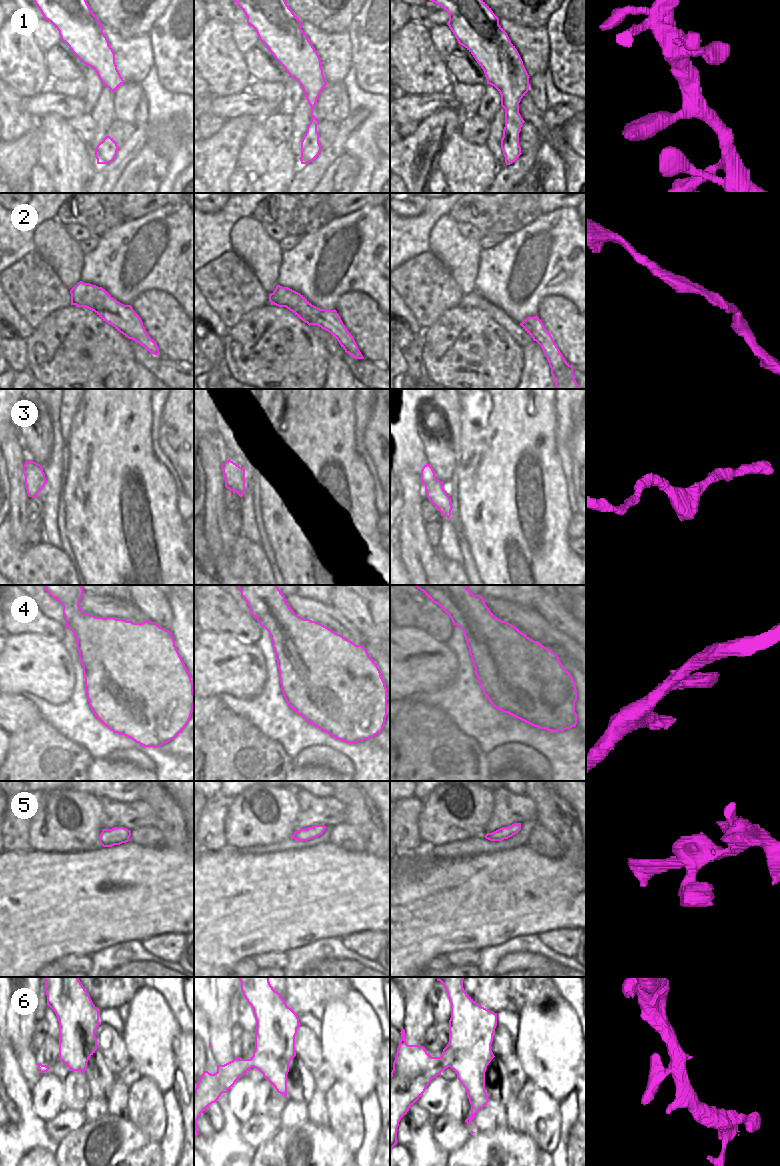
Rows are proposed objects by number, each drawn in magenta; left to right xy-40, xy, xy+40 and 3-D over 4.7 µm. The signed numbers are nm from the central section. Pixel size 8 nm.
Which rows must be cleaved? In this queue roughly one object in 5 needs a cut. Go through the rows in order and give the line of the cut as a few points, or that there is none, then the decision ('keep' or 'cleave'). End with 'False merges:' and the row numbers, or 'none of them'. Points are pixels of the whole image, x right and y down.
1: cut none; keep
2: cut none; keep
3: cut none; keep
4: cut none; keep
5: cut none; keep
6: cut none; keep
False merges: none of them

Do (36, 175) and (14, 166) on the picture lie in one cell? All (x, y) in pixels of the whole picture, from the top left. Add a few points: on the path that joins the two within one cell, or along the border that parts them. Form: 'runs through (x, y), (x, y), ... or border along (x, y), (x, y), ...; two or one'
border along (36, 163), (28, 179); two

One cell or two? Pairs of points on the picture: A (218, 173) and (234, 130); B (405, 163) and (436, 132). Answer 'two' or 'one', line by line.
A: one
B: one

